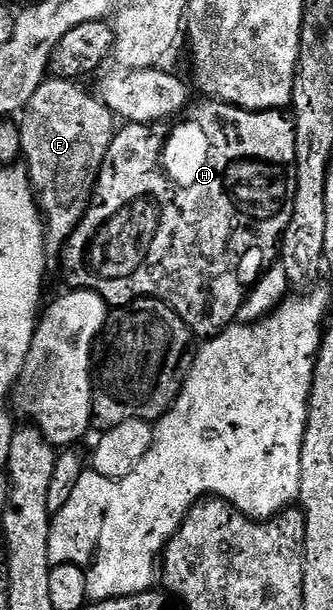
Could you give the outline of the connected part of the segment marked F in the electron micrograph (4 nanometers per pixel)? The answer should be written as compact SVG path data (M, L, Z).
M51 77L42 82L40 88L36 88L32 100L28 100L20 114L21 157L24 159L24 169L30 176L30 188L34 191L38 209L42 211L46 228L46 253L50 256L61 255L66 241L86 215L90 198L94 195L94 185L98 182L98 173L104 164L104 156L108 156L108 148L116 133L115 115L93 93L85 94L78 86L77 81Z

